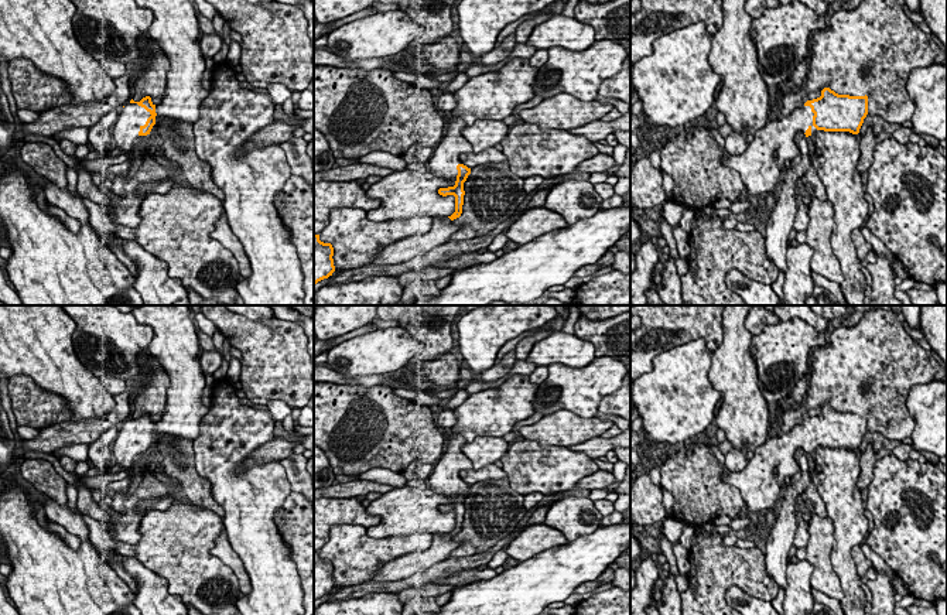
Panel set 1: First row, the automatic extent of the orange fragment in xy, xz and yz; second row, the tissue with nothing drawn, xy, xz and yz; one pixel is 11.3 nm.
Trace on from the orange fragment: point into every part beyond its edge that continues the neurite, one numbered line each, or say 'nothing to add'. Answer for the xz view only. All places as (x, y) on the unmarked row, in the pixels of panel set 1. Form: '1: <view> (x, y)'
1: xz (445, 474)

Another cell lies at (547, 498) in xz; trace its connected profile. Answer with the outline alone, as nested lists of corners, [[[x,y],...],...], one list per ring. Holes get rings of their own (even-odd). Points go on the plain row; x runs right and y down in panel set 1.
[[[544,495],[543,500],[539,502],[534,508],[531,508],[530,510],[527,510],[527,513],[524,515],[524,517],[519,522],[517,527],[522,527],[524,529],[527,526],[527,520],[530,519],[530,516],[533,515],[533,512],[537,509],[537,508],[541,508],[547,503],[553,503],[553,502],[557,502],[560,500],[555,495]]]

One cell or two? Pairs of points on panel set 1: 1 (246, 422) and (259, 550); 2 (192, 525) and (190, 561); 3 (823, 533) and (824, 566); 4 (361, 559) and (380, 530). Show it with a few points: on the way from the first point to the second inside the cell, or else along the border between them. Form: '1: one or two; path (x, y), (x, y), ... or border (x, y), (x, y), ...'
1: one; path (235, 454), (235, 485), (249, 499), (249, 518)
2: one; path (190, 533), (190, 553)
3: one; path (823, 542), (823, 557)
4: two; border (366, 529), (371, 537), (407, 535)

